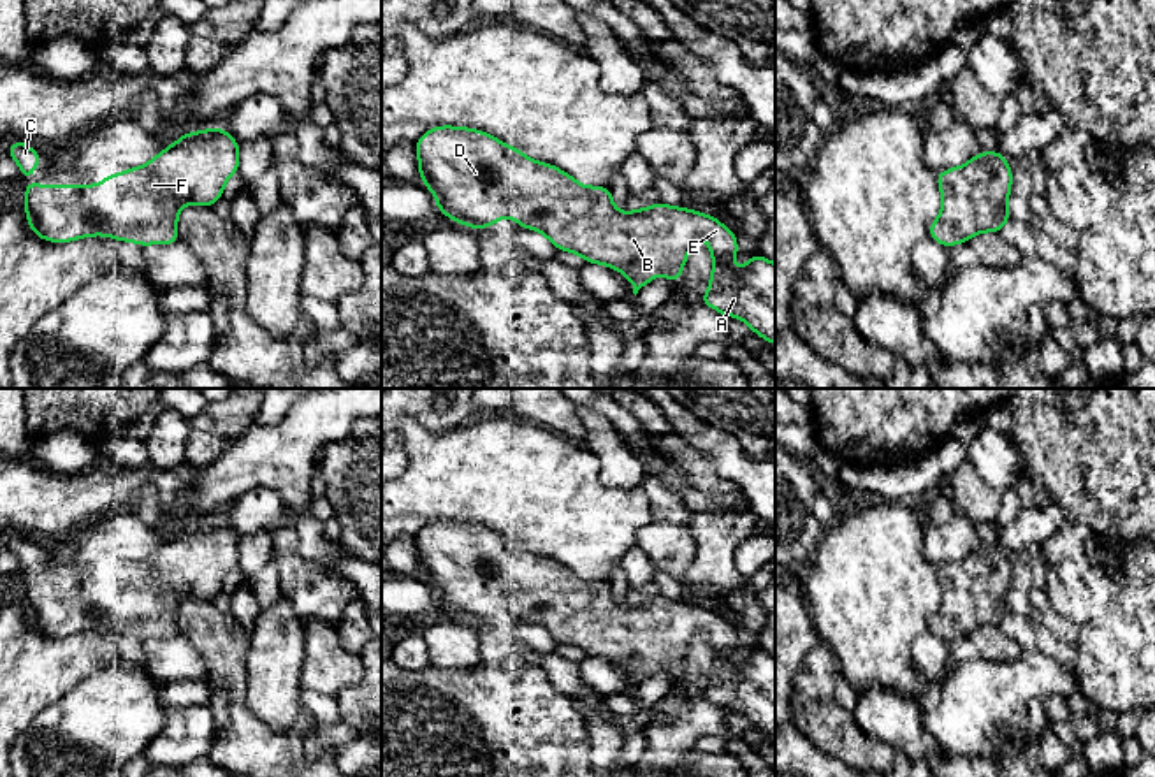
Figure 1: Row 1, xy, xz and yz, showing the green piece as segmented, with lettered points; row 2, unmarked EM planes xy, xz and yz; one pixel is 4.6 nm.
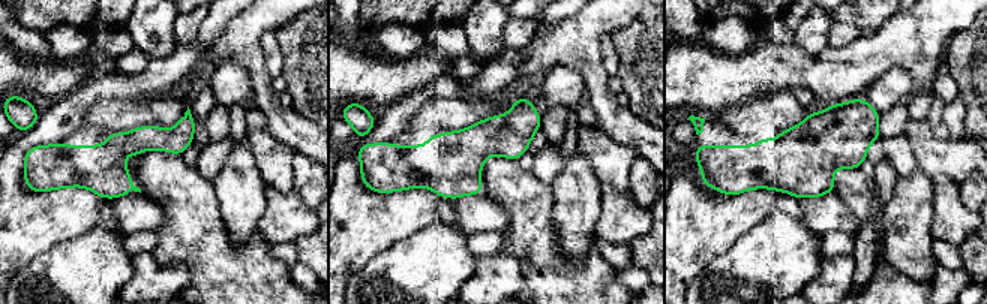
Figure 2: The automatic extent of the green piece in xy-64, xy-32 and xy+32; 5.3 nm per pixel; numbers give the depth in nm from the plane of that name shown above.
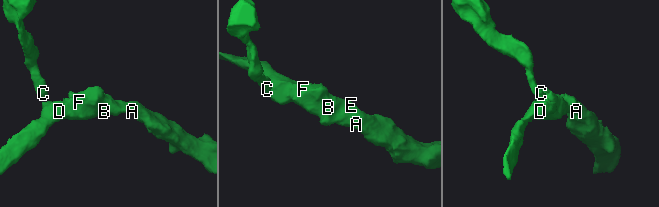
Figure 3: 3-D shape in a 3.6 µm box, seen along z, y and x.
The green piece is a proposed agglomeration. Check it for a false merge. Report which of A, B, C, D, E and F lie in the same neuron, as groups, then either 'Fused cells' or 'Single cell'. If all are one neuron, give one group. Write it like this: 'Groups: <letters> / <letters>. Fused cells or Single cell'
Groups: A B C D E F. Single cell

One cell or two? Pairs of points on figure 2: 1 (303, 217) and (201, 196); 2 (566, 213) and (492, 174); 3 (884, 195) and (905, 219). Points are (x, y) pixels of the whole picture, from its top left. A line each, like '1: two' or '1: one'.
1: two
2: two
3: two

